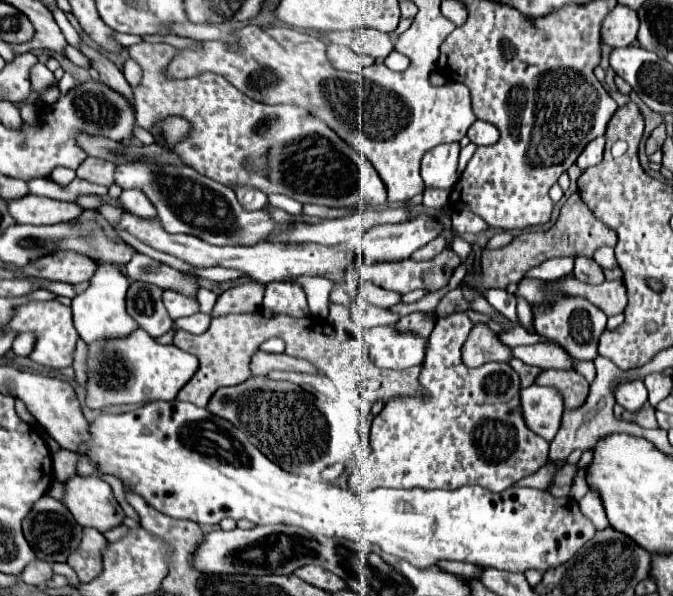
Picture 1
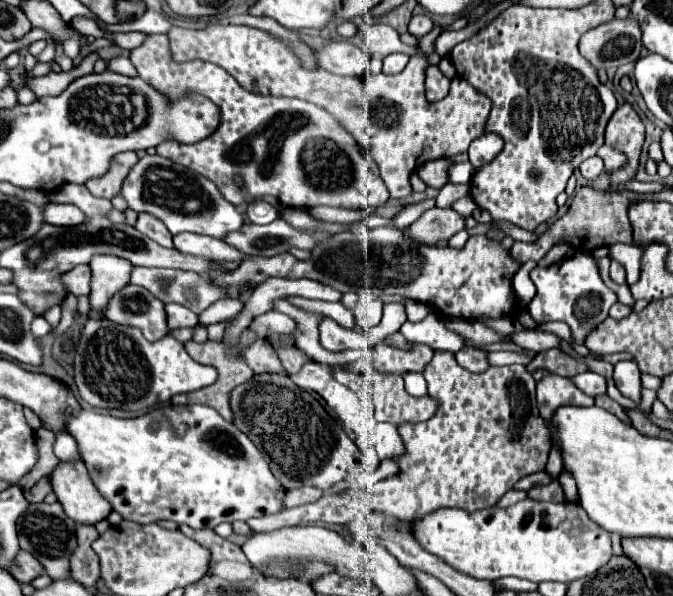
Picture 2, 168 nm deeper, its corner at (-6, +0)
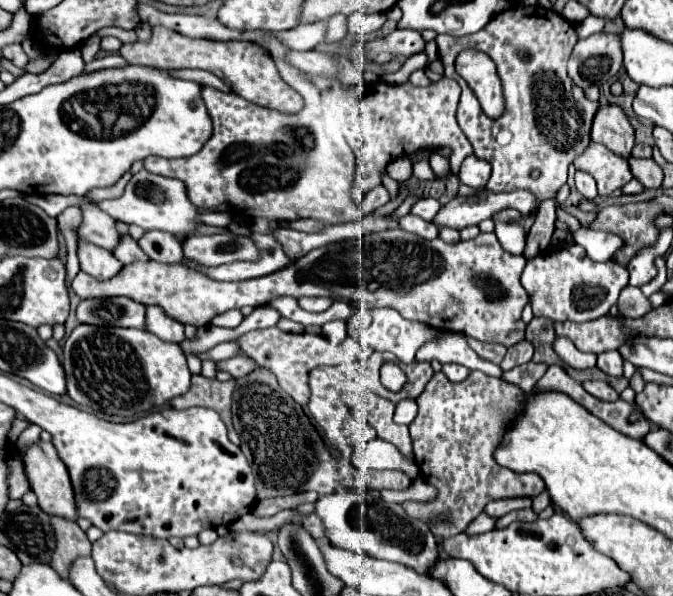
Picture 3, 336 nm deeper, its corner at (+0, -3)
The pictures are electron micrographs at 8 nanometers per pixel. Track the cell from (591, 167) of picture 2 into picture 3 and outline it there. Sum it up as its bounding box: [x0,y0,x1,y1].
[575,171,599,199]

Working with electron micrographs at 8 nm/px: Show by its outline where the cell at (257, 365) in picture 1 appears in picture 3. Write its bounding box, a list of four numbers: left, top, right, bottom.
[215,355,255,379]

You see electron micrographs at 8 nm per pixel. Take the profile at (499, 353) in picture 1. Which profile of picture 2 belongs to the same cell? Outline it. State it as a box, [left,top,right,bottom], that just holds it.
[455,348,489,372]

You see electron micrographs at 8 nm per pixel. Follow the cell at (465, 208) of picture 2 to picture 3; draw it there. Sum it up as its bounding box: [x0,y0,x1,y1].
[411,197,441,221]

